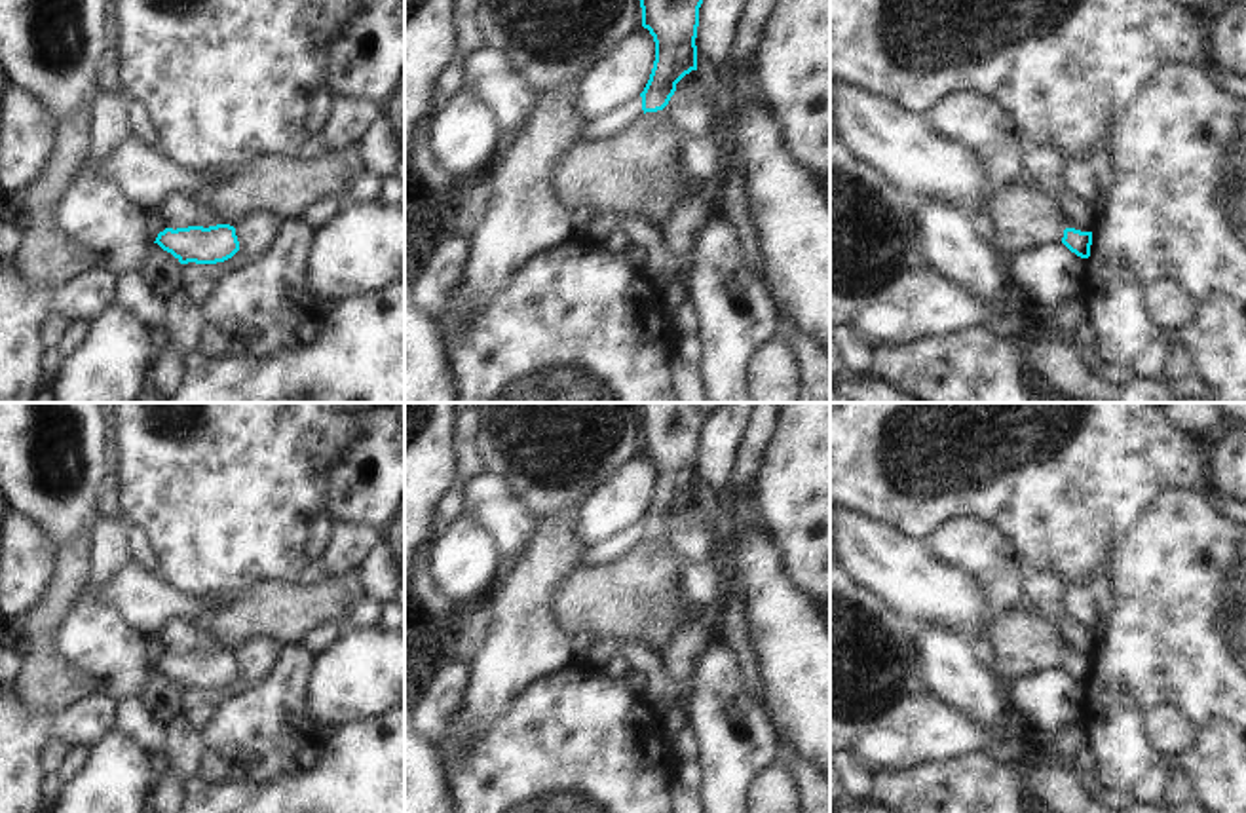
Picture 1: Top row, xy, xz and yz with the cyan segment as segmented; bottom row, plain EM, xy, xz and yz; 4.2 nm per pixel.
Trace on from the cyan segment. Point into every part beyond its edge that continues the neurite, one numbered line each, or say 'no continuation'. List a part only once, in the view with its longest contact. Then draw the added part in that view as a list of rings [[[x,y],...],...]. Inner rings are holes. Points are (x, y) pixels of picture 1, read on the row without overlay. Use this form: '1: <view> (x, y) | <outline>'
no continuation

